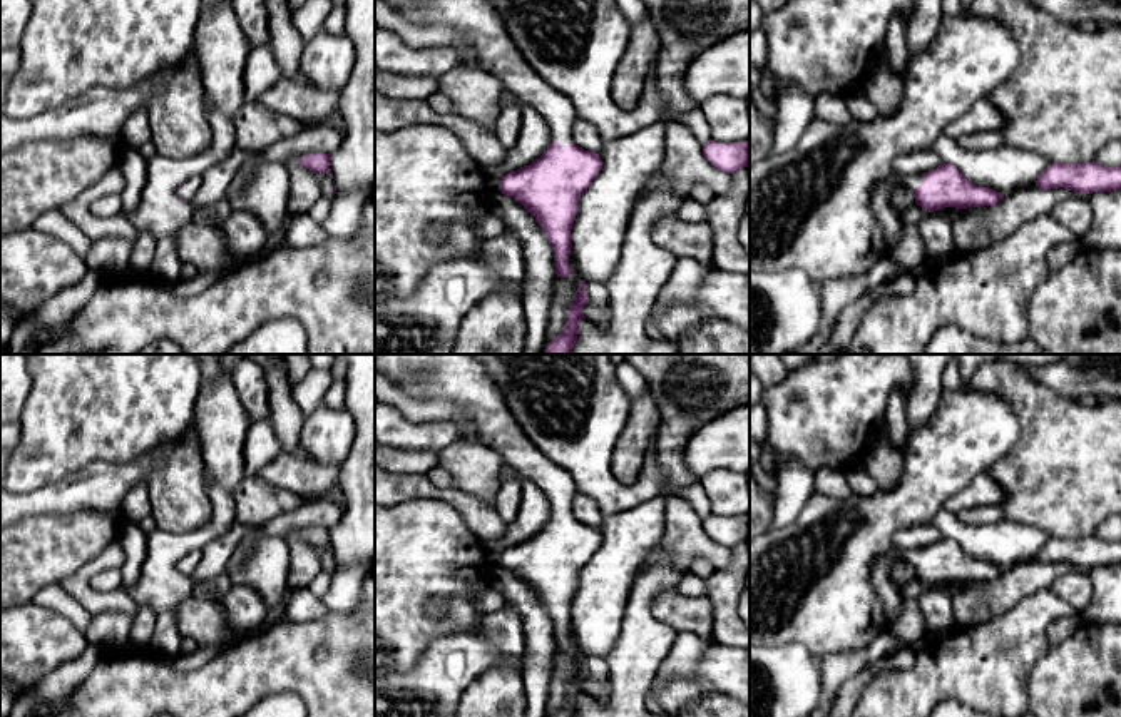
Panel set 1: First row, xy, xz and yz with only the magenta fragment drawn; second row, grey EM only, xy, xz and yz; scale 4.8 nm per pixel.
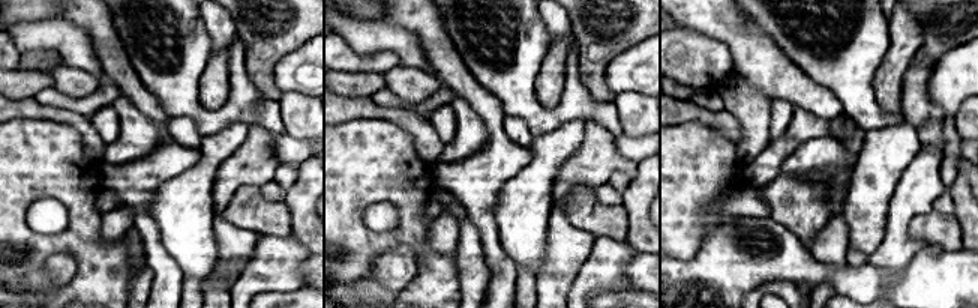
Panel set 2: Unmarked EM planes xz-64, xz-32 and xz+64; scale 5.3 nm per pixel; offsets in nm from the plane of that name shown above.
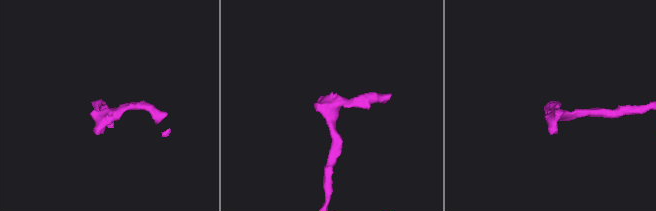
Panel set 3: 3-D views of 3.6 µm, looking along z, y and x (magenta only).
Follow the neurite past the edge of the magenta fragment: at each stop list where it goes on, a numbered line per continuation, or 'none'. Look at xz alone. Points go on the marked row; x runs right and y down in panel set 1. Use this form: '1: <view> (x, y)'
1: xz (487, 45)

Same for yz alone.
1: yz (890, 221)

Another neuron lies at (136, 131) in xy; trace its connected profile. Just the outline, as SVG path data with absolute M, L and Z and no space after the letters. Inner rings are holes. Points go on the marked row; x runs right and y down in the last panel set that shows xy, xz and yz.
M134 107L131 109L120 125L120 134L125 142L125 147L139 149L146 142L151 140L151 125L149 115L146 107Z

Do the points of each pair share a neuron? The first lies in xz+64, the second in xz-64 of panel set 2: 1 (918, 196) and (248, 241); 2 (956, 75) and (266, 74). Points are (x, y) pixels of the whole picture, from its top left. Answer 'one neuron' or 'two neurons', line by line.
1: one neuron
2: two neurons

